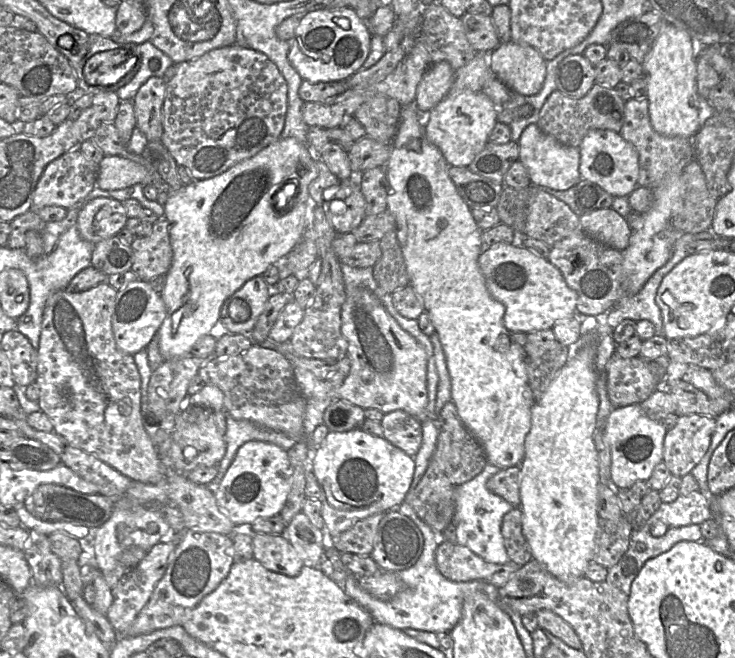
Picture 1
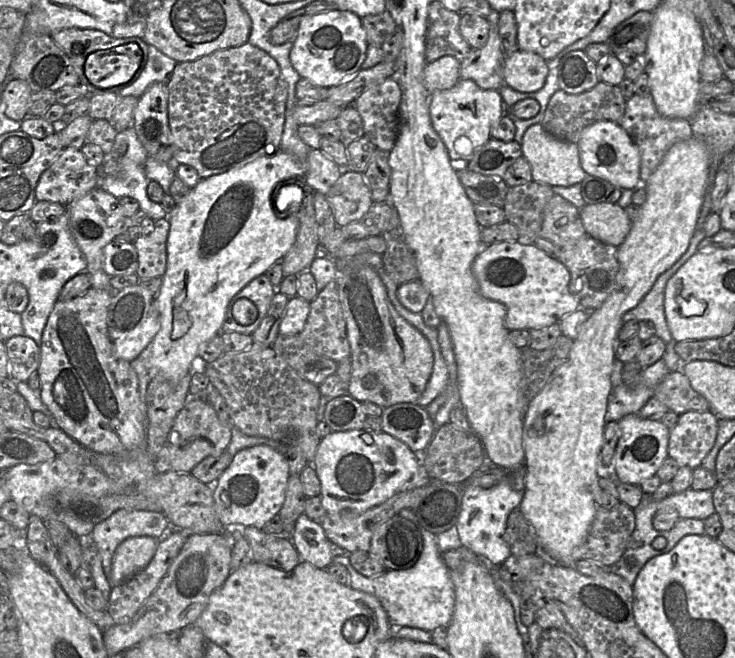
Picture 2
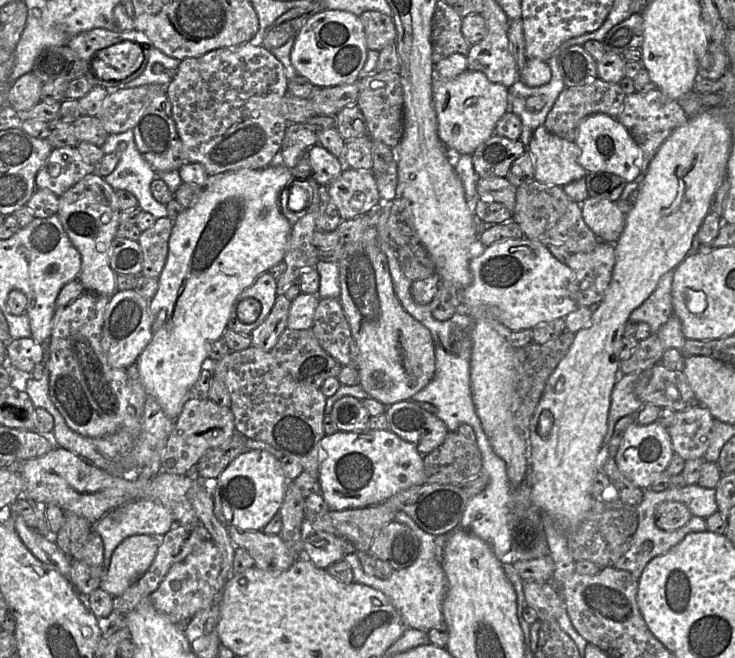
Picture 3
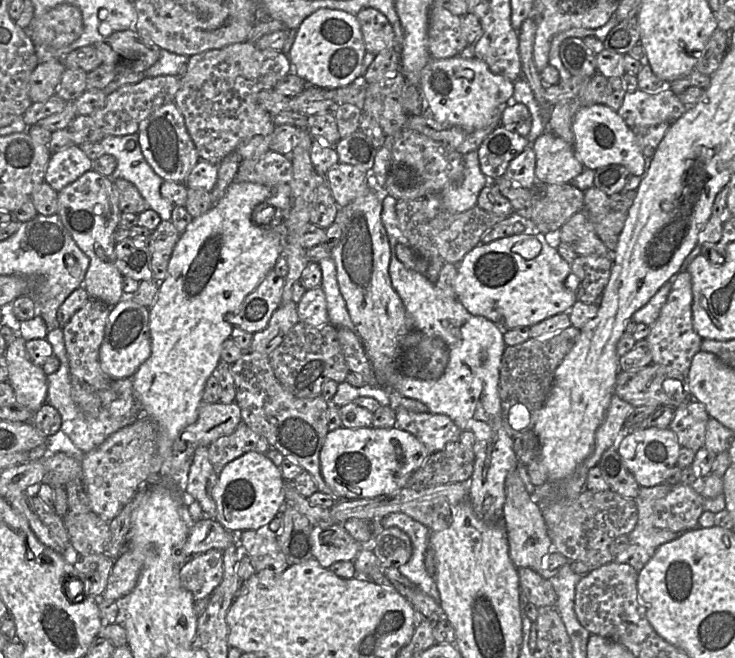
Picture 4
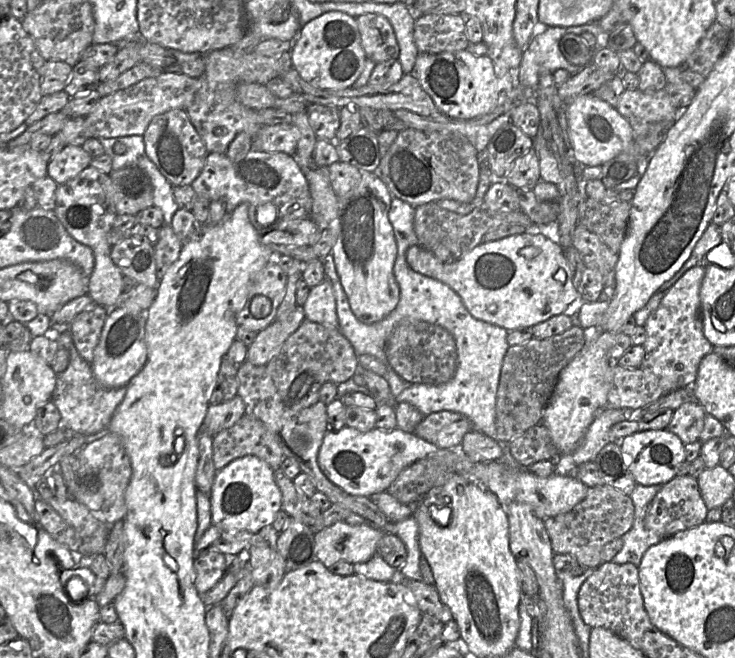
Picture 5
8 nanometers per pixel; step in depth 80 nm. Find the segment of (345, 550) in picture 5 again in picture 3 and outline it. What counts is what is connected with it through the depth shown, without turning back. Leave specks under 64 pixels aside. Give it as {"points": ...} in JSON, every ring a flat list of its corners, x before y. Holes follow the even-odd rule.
{"points":[[304,519,301,525,301,538,306,552,305,557,320,569,326,569,331,564,343,560,346,555,341,544,345,538,318,531,307,519]]}

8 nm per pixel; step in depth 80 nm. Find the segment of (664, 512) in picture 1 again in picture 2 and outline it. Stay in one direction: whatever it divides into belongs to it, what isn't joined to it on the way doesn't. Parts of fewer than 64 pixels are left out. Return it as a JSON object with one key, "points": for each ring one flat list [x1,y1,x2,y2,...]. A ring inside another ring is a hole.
{"points":[[688,488,681,493,675,493,666,497,665,501,661,503,662,507,655,510,652,516,666,507,674,508,680,519,694,518,705,520,715,513,712,490,693,490]]}

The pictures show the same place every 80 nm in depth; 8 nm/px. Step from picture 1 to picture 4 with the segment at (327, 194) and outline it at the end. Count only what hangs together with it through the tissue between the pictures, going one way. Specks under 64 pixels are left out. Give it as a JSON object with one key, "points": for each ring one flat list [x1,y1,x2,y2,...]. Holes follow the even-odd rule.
{"points":[[340,162,329,169,325,176,339,208,349,205,364,193,369,174,370,171]]}

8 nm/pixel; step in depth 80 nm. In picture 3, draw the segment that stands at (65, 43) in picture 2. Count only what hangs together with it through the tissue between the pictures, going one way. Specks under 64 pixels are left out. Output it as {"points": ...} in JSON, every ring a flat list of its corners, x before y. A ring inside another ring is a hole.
{"points":[[96,28,75,35,70,39,67,46,75,51,82,61,87,63,88,71,91,71,91,60,99,50,124,41,137,43,144,54,140,67,123,81,129,82,139,77,145,70,149,60,149,50,153,47,141,32,136,30,118,32]]}

